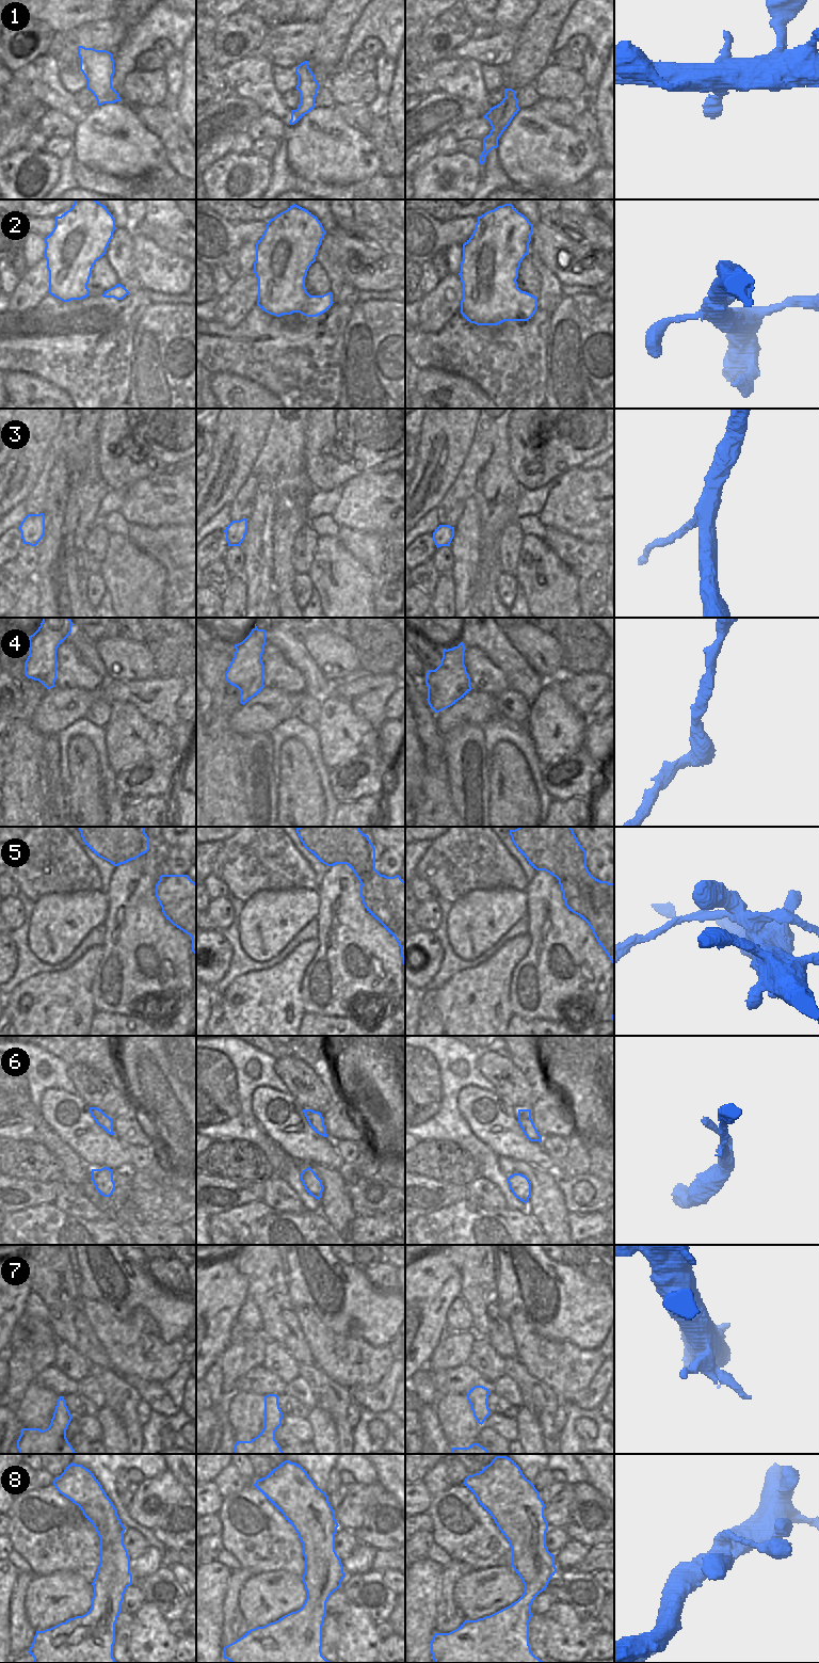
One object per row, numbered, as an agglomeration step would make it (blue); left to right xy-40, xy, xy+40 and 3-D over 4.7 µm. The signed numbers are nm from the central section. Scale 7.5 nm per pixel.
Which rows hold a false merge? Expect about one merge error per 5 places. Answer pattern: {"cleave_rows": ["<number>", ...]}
{"cleave_rows": ["5"]}

